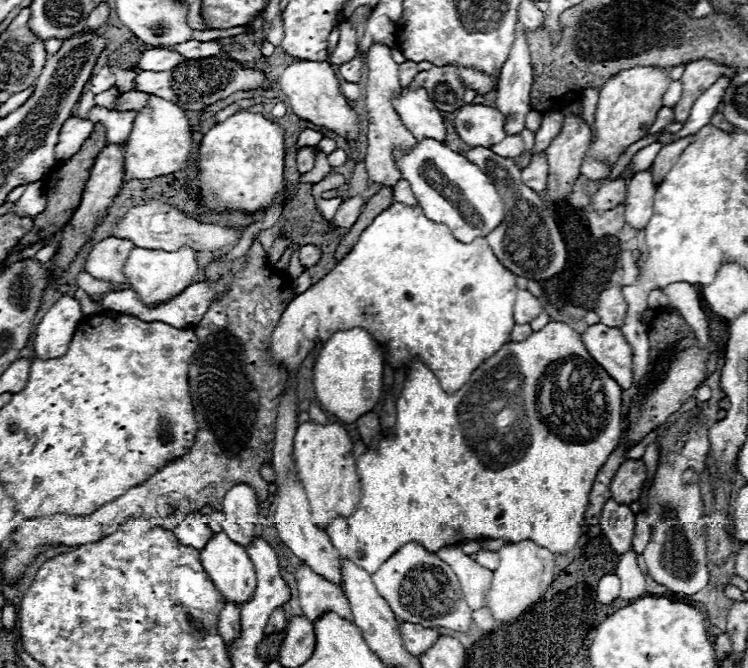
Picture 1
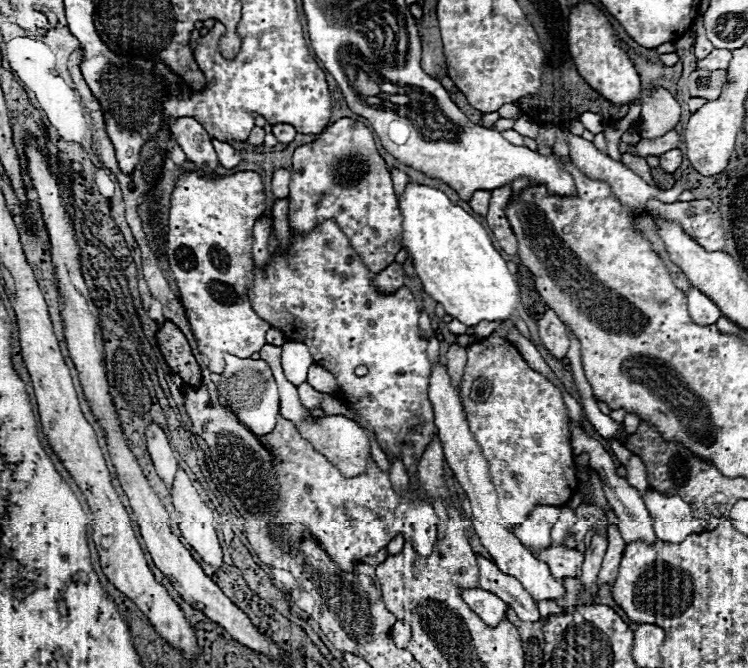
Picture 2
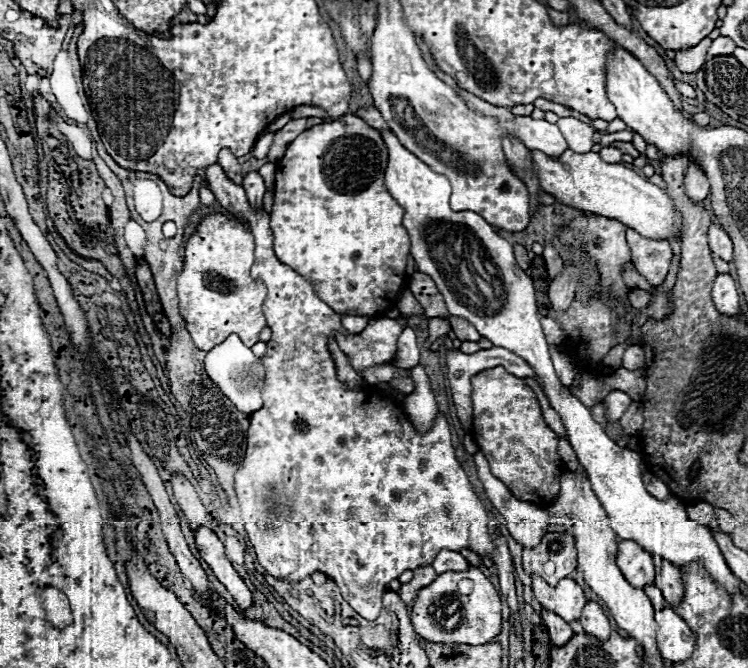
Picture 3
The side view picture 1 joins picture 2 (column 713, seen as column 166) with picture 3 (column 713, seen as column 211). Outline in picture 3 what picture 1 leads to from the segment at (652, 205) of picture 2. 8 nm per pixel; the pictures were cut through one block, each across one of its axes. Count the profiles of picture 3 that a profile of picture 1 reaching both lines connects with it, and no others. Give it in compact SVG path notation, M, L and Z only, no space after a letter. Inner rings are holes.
M712 224L708 228L708 242L710 242L710 250L716 256L720 256L726 262L732 260L732 242L730 242L730 236L718 224Z

